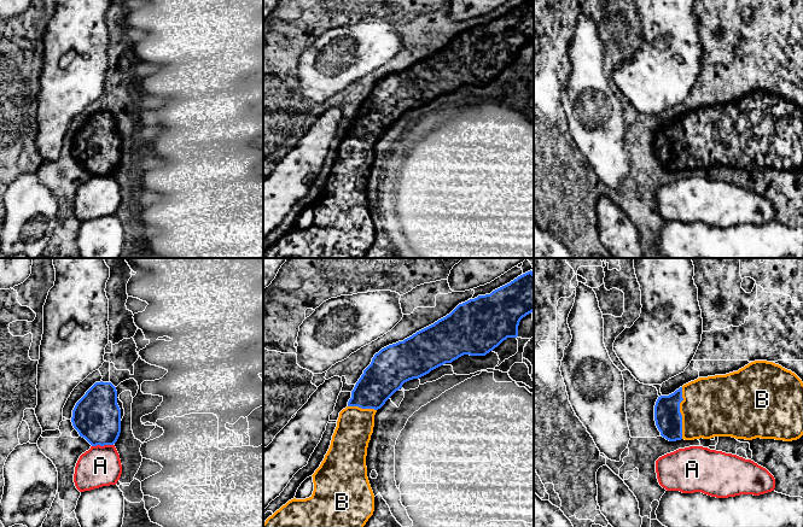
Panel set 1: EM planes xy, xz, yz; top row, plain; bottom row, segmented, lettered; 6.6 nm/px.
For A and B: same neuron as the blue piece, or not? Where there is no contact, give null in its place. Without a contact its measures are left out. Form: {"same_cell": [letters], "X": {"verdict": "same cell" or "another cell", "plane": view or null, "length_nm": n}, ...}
{"same_cell": ["B"], "A": {"verdict": "another cell", "plane": "xy", "length_nm": 140}, "B": {"verdict": "same cell", "plane": "yz", "length_nm": 340}}

